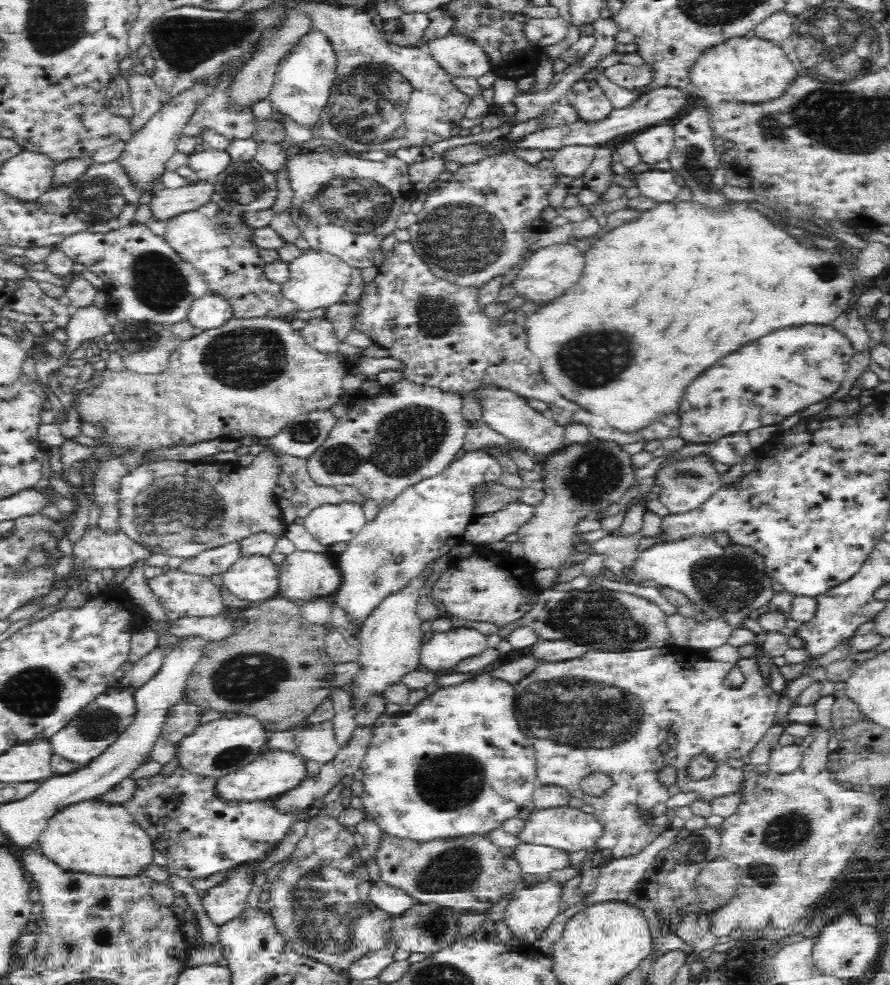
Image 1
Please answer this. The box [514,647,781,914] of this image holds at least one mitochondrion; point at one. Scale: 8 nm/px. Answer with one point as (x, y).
(591, 715)

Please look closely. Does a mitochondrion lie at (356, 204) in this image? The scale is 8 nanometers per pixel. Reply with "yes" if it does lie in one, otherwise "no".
yes

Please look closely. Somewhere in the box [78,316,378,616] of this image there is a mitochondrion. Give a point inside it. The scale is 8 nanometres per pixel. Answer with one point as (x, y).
(175, 513)

